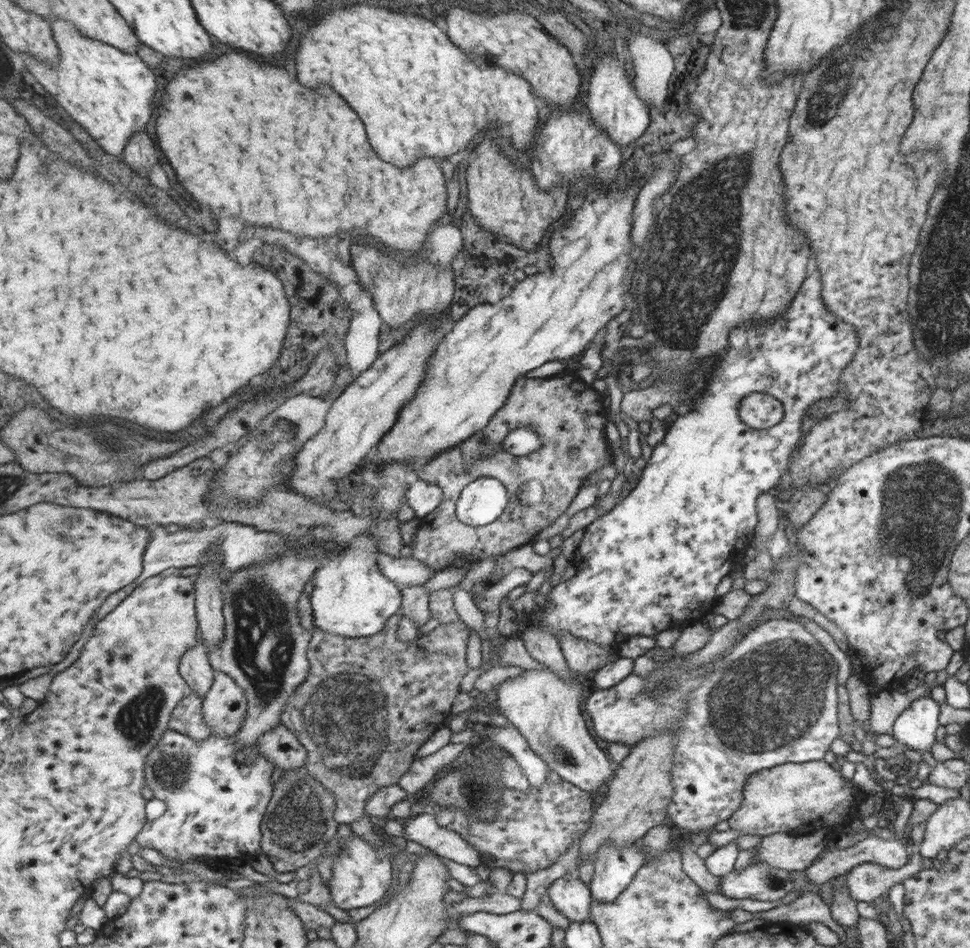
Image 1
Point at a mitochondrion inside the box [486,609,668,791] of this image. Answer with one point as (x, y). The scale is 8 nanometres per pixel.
(561, 752)

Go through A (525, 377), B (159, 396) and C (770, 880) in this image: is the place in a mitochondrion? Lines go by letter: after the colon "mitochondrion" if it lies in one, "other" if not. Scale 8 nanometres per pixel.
A: other
B: other
C: mitochondrion

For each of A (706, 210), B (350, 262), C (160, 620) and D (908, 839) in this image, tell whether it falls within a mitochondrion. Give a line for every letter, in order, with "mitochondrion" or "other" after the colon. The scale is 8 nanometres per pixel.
A: mitochondrion
B: other
C: mitochondrion
D: other

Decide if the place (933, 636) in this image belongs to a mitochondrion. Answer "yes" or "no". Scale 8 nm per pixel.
no

